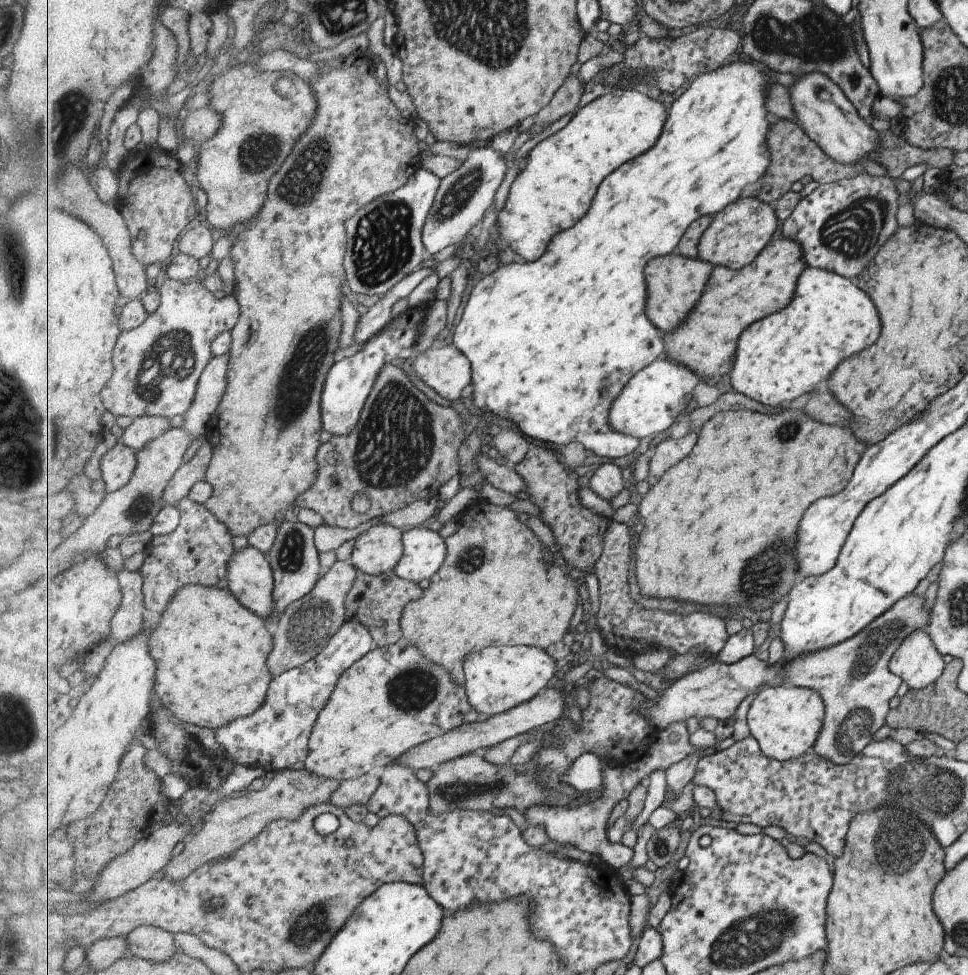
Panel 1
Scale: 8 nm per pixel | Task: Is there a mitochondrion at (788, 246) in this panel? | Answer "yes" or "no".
no

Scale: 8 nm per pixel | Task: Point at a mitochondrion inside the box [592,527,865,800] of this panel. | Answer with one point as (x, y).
(763, 575)

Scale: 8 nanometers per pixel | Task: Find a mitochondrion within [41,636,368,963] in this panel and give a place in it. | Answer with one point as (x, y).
(315, 921)

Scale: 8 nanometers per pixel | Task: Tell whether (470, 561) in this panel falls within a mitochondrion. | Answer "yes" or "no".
yes

